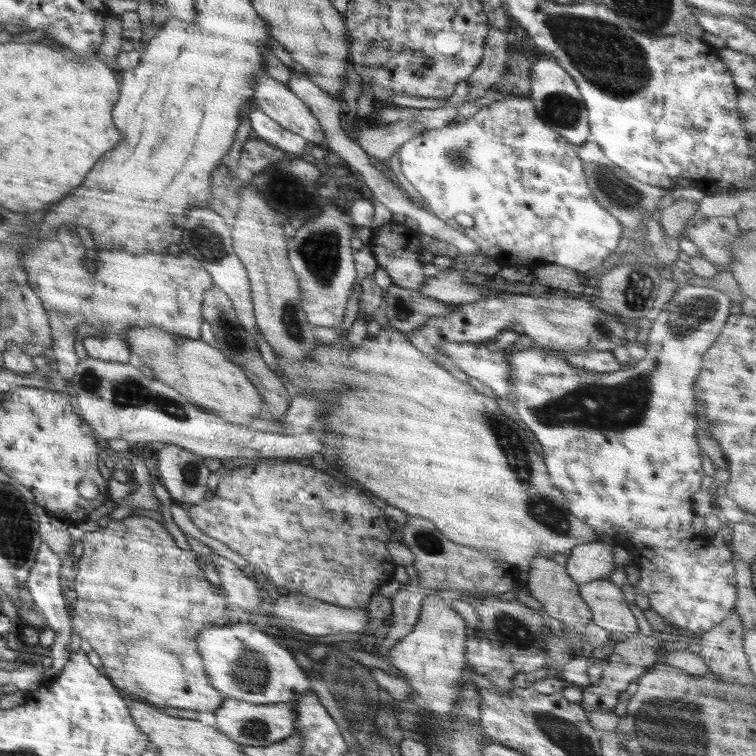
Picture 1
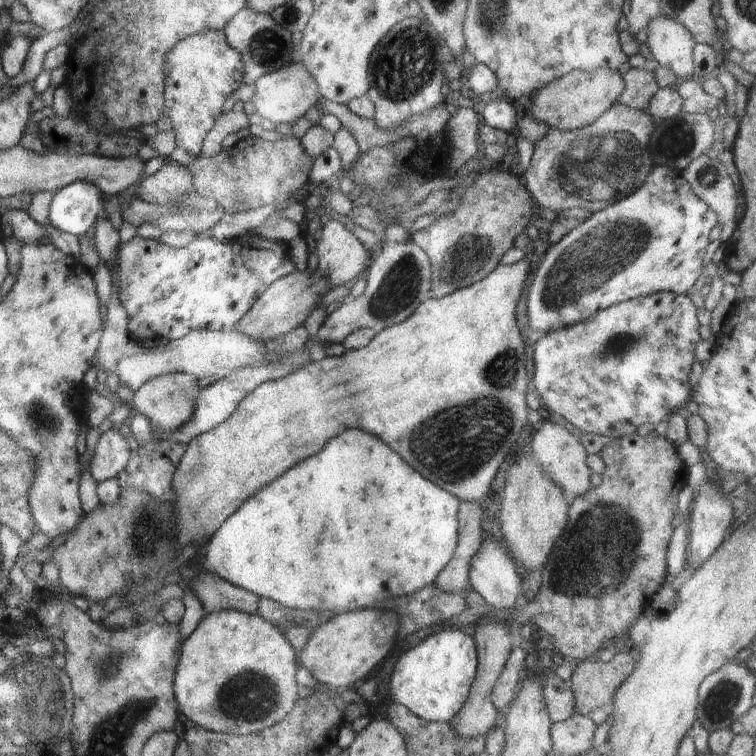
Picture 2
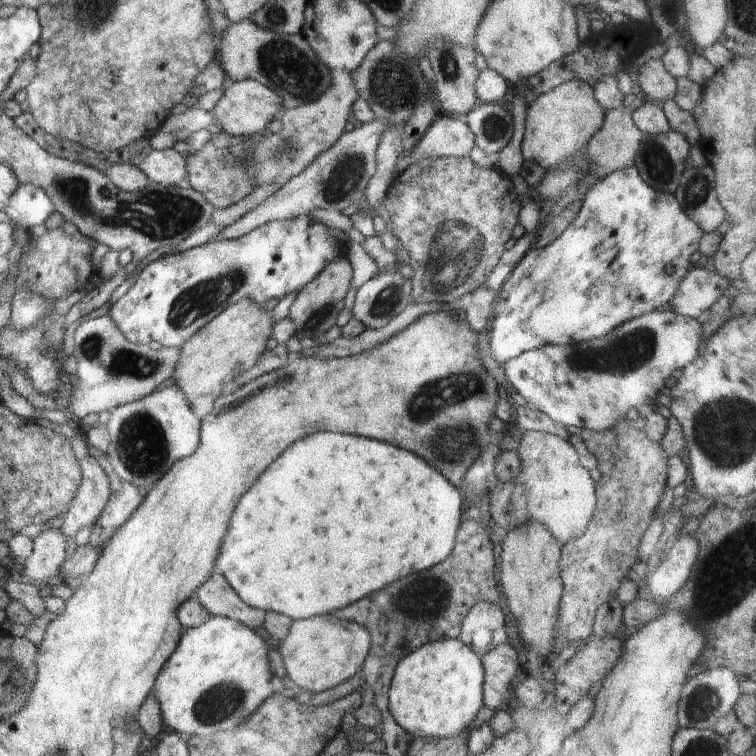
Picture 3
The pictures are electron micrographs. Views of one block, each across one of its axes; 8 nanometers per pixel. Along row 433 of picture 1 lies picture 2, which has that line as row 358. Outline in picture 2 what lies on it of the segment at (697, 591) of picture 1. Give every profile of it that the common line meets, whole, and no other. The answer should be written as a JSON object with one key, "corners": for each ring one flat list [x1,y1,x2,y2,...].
{"corners":[[659,292,613,305,607,310,597,312,588,320,580,320,580,322,576,322,572,326,564,326,560,330,552,330,552,332,548,332,539,338,535,342,534,348,532,348,534,350,534,378,532,378,534,382,531,390,541,396,542,404,546,409,560,414,570,424,574,424,578,430,583,433,604,435,612,440,636,433,638,427,642,426,642,424,650,423,655,425,658,422,666,421,670,414,676,413,678,409,686,406,687,402,692,399,694,388,688,382,688,378,690,378,690,366,695,362,694,346,701,339,698,333,700,324,696,317,696,310,697,308,694,306,690,294,678,295,672,294,672,292]]}

